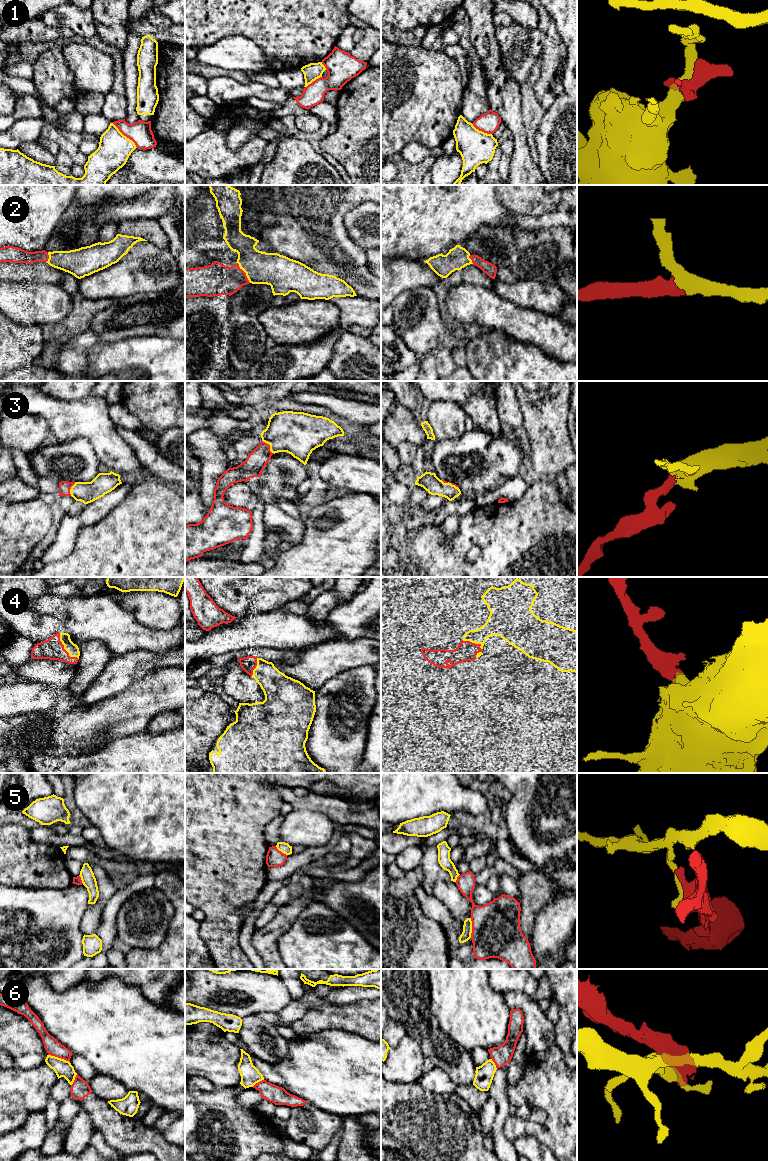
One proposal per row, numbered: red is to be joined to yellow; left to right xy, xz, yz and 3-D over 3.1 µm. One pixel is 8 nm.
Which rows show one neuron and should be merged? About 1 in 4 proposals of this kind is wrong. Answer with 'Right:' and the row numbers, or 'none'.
Right: 2, 3, 4

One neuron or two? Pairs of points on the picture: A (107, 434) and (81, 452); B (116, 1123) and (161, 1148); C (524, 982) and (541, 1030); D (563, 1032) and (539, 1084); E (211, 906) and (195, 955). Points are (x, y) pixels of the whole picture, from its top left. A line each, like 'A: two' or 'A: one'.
A: two
B: one
C: two
D: two
E: two

